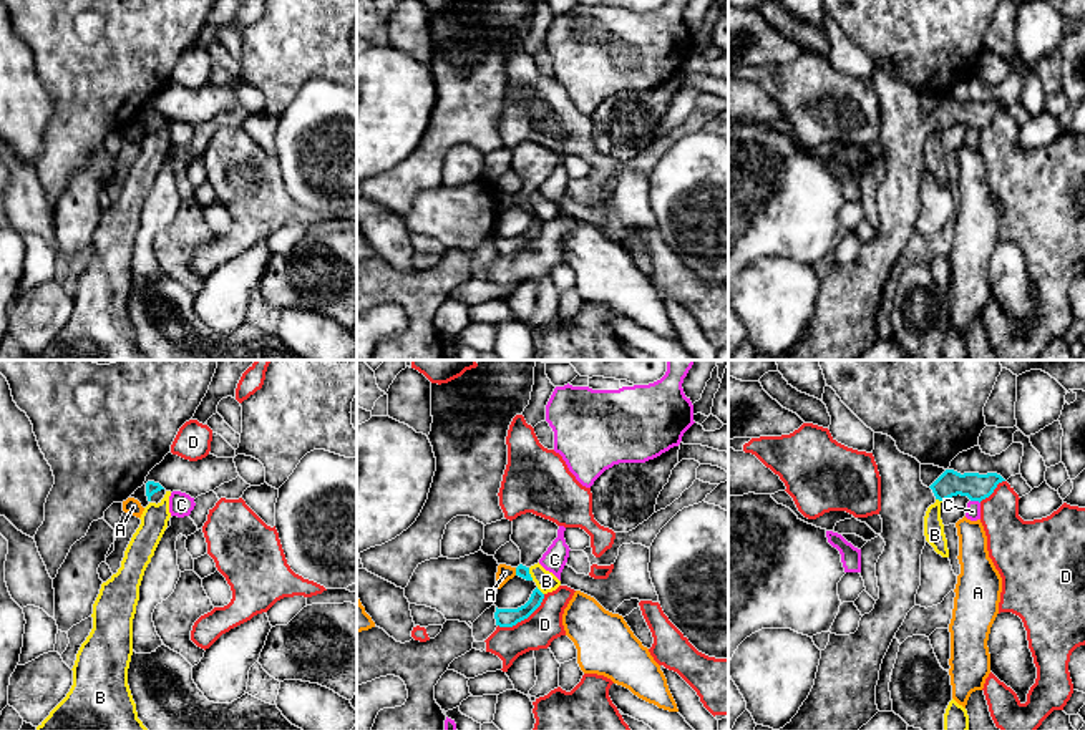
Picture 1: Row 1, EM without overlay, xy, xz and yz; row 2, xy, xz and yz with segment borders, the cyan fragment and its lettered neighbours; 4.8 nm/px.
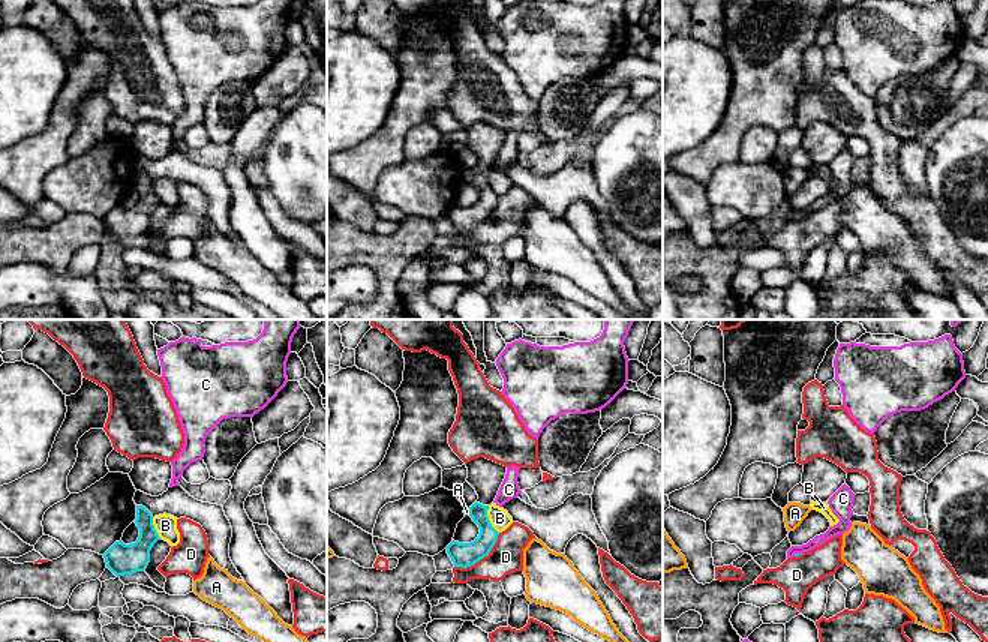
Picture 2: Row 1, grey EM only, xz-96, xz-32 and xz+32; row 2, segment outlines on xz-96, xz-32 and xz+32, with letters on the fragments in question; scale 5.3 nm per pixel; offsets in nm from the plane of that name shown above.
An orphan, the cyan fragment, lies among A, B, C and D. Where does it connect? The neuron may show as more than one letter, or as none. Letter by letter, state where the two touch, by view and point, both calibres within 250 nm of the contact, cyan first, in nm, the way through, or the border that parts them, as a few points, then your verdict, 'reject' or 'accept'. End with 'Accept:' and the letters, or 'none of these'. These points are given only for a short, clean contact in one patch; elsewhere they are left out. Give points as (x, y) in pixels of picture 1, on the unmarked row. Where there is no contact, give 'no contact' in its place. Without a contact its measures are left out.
A: contact xz (516, 199); calibres 60 and 80 nm; border xz (515, 196), (516, 203); reject
B: contact xz (530, 203); calibres 60 and 100 nm; border xz (528, 196), (533, 208); reject
C: contact yz (976, 128); calibres 130 and 80 nm; border yz (971, 128), (979, 131); reject
D: contact xz (523, 248); calibres 100 and 170 nm; border xz (544, 223), (543, 229), (526, 246), (511, 254), (498, 254); reject
Accept: none of these

